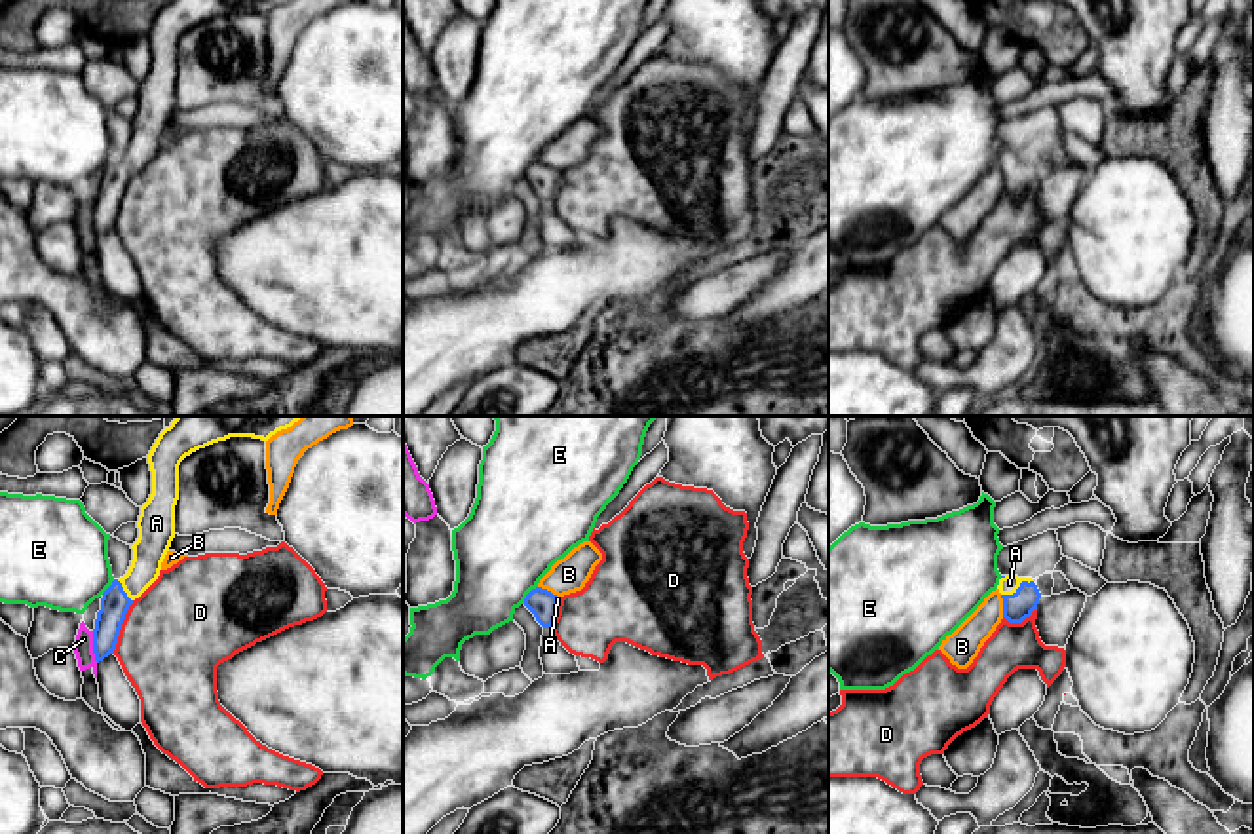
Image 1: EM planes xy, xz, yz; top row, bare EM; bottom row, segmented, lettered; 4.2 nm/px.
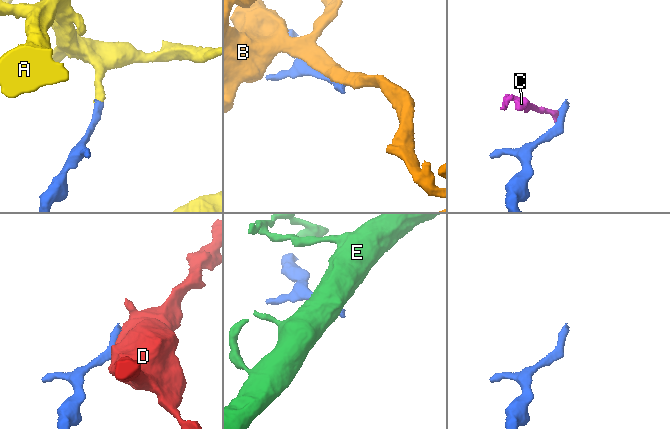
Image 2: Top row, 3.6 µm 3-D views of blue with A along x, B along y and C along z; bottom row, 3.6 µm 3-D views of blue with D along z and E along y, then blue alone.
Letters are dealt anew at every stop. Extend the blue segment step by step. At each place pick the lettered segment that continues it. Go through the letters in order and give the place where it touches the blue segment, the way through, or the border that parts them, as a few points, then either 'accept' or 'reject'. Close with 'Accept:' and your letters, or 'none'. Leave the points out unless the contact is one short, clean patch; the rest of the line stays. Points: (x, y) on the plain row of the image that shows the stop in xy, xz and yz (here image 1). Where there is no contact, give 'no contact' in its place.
A: yz (1019, 162) | across yz (1017, 181), (1019, 162), (1009, 158) | accept
B: yz (1004, 181) | reject
C: xy (94, 221) | along xy (92, 206), (92, 227), (97, 236) | reject
D: xy (120, 202) | along xy (133, 175), (113, 227) | reject
E: xz (527, 170) | along xz (536, 160), (523, 177) | reject
Accept: A

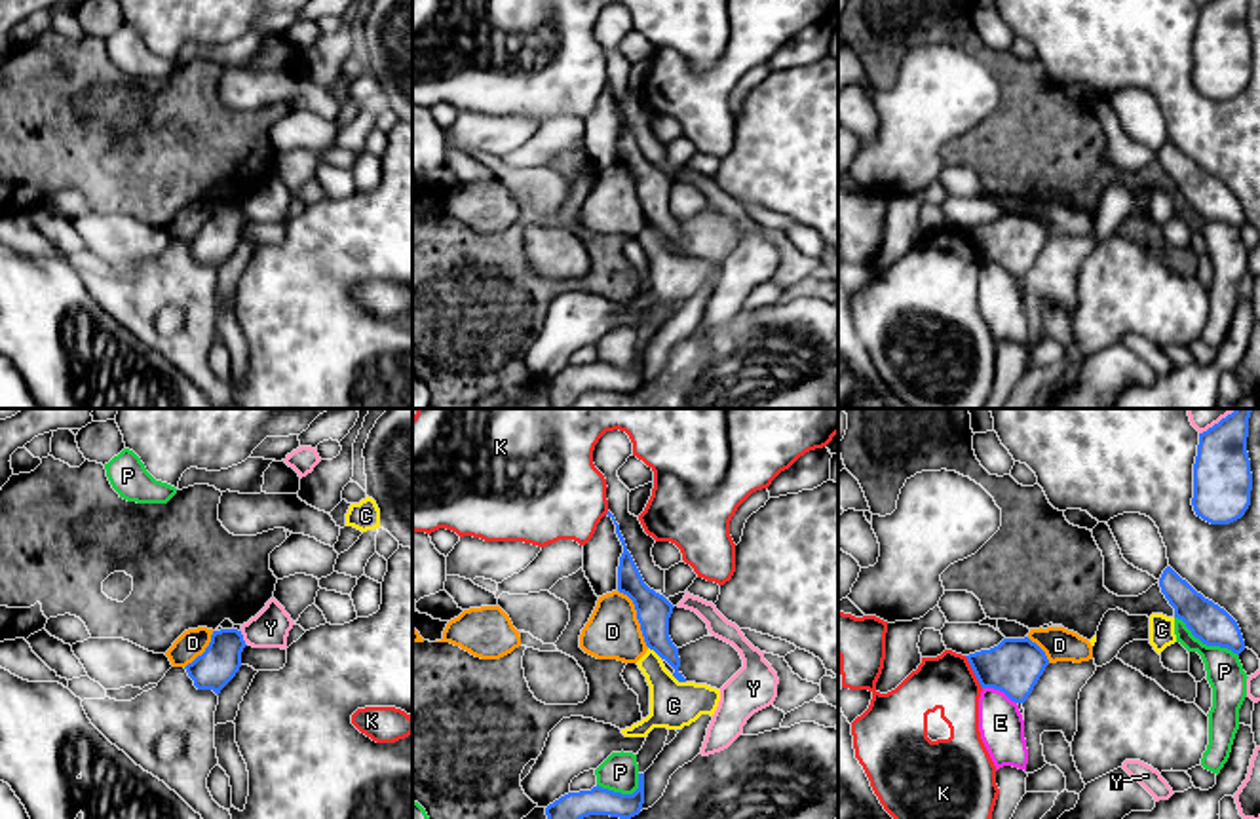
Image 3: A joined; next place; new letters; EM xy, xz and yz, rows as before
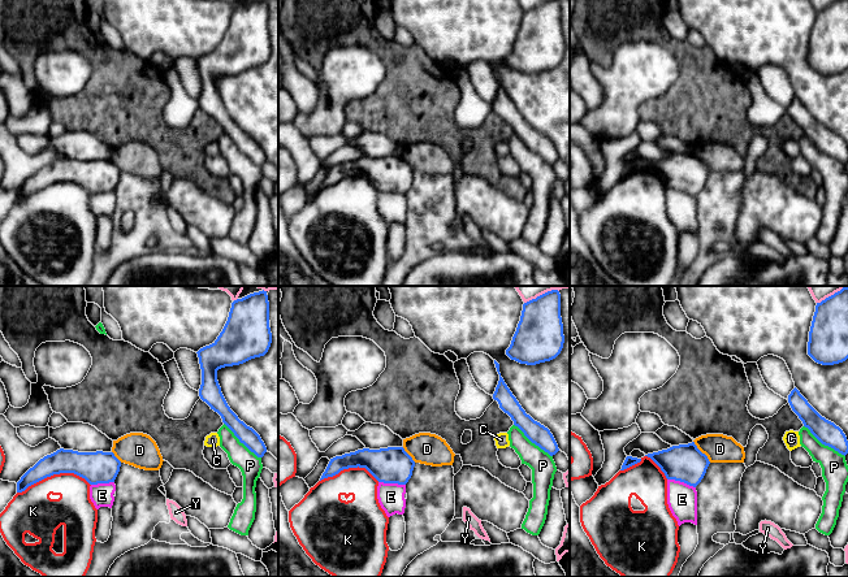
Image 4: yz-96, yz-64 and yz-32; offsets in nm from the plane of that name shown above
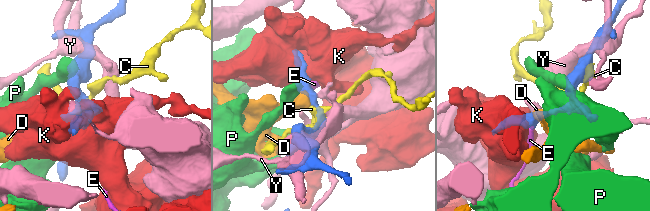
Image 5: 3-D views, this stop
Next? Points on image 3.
C: xz (656, 227) | along xz (649, 221), (662, 232) | reject
D: xz (637, 192) | along xz (618, 164), (631, 175), (643, 215), (649, 221) | reject
E: yz (1000, 265) | along yz (983, 261), (1002, 265), (1015, 278) | reject
K: yz (973, 246) | reject
P: yz (1205, 217) | along yz (1175, 190), (1203, 217), (1226, 221), (1238, 230) | reject
Y: xy (242, 213) | reject
Accept: none

